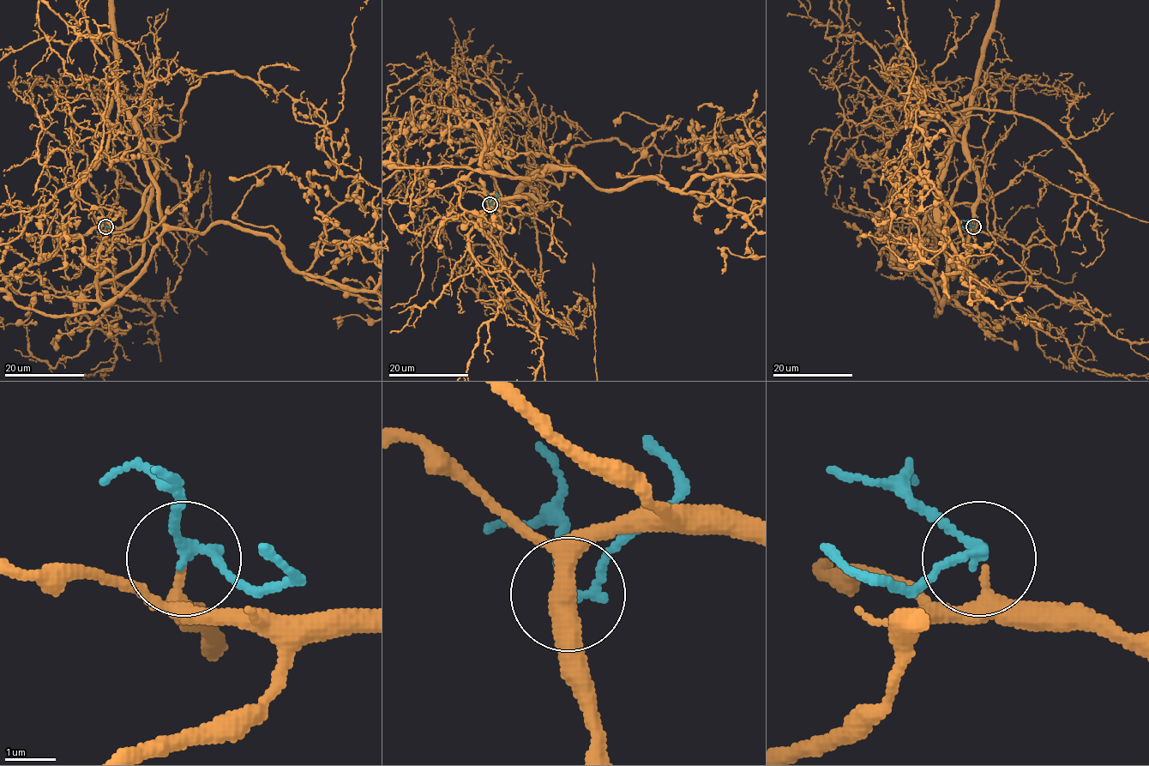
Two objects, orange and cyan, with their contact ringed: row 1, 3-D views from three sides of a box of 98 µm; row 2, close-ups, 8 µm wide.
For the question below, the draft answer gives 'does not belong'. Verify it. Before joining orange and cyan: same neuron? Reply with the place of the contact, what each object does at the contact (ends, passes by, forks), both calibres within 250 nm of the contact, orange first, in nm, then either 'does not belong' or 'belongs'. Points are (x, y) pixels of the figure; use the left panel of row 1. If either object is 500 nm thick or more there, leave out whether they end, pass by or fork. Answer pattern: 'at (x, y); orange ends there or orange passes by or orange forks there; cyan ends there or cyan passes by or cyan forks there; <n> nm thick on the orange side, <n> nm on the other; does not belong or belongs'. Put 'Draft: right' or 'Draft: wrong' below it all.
at (105, 226); orange passes by; cyan passes by; 200 nm thick on the orange side, 180 nm on the other; belongs
Draft: wrong

